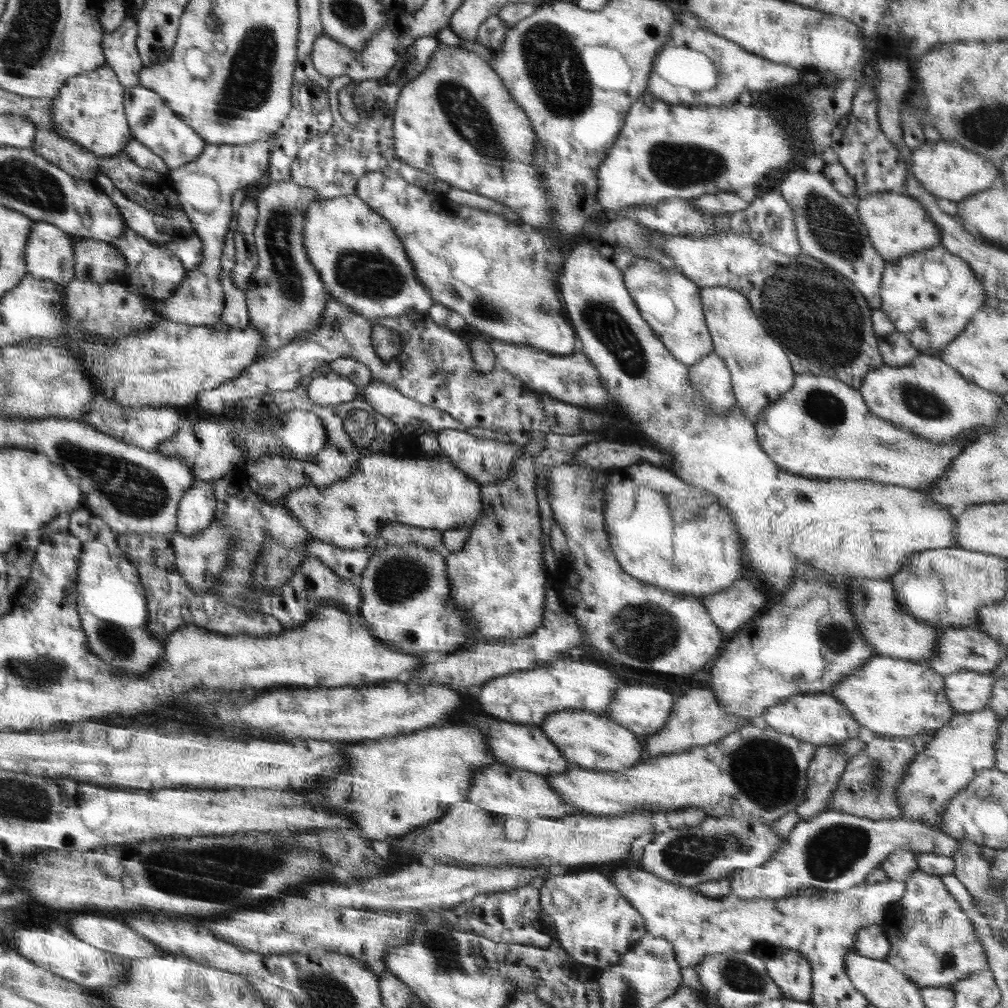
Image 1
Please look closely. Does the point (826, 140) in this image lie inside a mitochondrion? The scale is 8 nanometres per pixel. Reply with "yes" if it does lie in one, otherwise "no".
no

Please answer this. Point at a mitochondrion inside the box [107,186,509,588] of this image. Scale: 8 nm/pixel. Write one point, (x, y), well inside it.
(371, 274)

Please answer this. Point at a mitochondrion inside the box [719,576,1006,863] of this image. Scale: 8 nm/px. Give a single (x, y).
(765, 769)

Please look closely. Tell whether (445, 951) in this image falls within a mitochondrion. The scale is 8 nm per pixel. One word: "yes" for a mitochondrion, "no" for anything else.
yes

